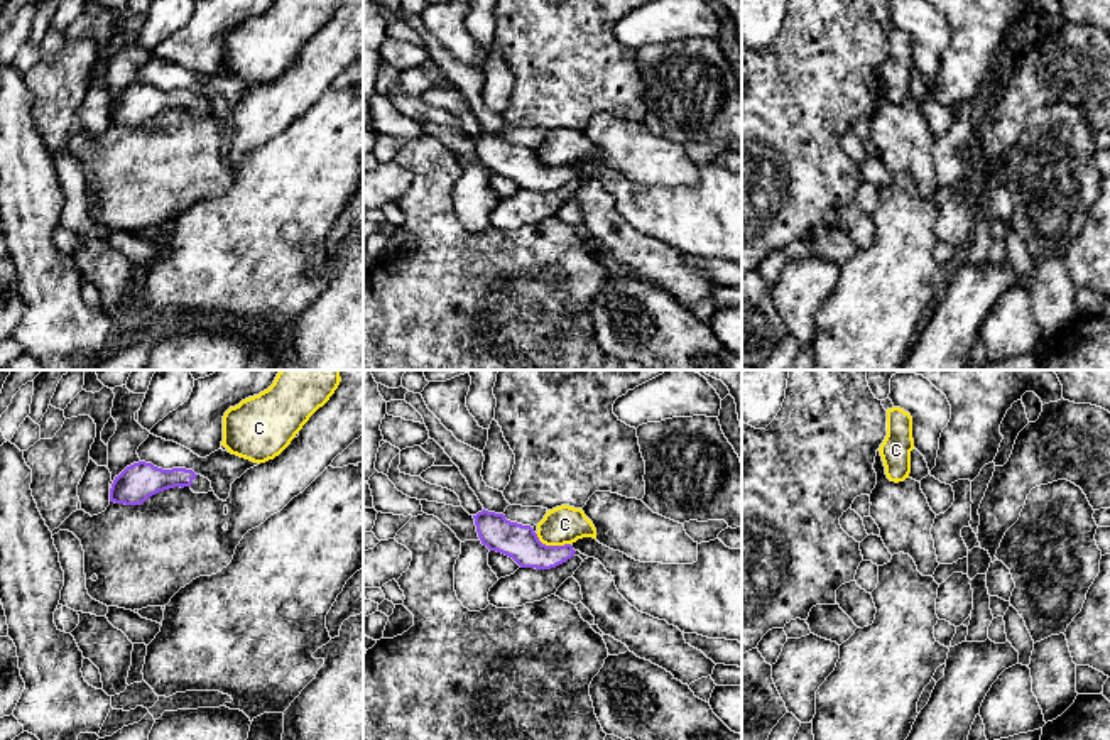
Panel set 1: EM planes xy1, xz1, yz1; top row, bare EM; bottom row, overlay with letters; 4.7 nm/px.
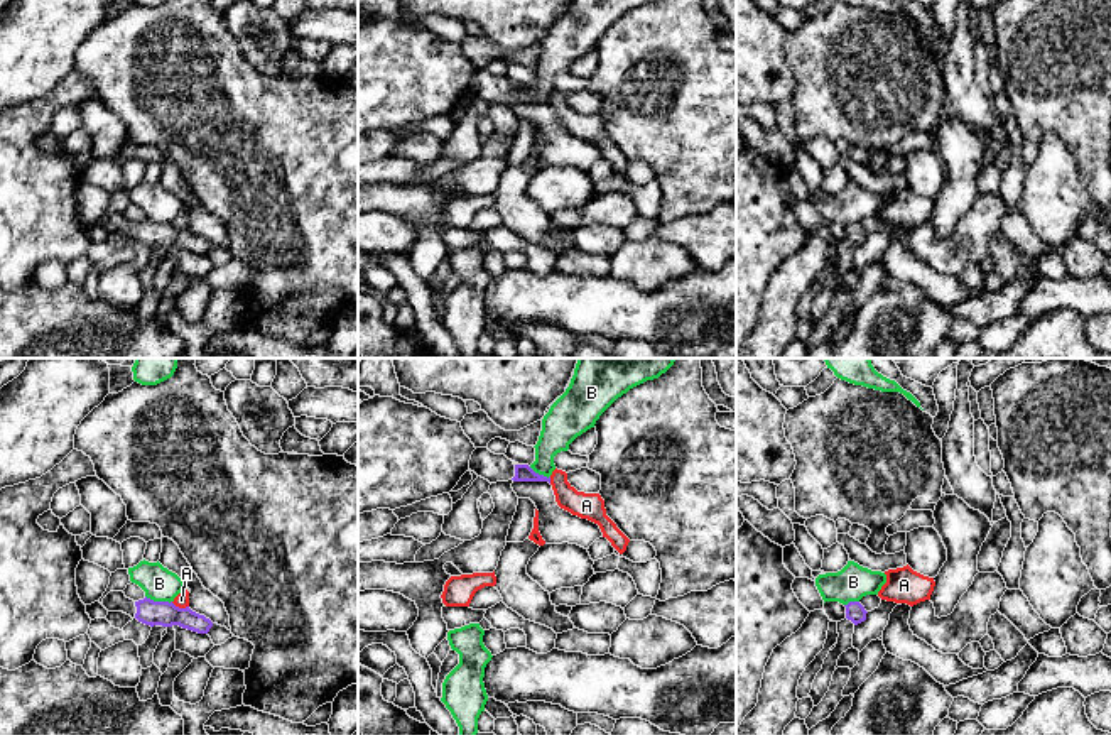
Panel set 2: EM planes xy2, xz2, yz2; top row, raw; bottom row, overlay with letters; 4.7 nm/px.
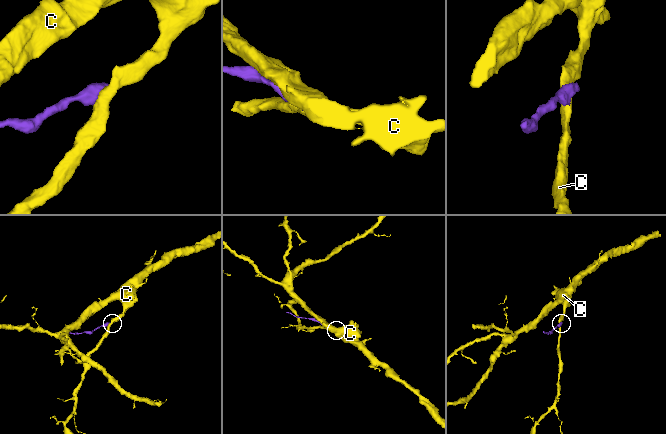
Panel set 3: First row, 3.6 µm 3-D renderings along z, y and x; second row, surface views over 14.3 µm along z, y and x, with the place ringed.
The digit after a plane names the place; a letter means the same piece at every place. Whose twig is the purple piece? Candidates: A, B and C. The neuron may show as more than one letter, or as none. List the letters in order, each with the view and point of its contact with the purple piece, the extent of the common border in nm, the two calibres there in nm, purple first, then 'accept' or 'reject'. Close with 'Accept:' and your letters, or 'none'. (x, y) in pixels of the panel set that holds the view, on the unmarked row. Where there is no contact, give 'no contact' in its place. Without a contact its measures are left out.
A: meets purple in xy2 at (178, 228); contact 90 nm long; 120 nm thick on the purple side, 70 nm on the other; reject
B: meets purple in xy2 at (159, 223); contact 130 nm long; 120 nm thick on the purple side, 160 nm on the other; reject
C: meets purple in xz1 at (553, 168); contact 180 nm long; 170 nm thick on the purple side, 180 nm on the other; reject
Accept: none

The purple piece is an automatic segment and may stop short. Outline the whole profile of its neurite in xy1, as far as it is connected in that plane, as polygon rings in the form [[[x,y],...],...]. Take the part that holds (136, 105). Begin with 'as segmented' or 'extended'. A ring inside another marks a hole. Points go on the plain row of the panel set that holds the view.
extended; [[[139,83],[115,98],[110,110],[110,123],[142,127],[149,118],[174,108],[189,108],[194,115],[208,115],[213,112],[211,103],[196,96],[193,91],[162,91],[152,84]]]

